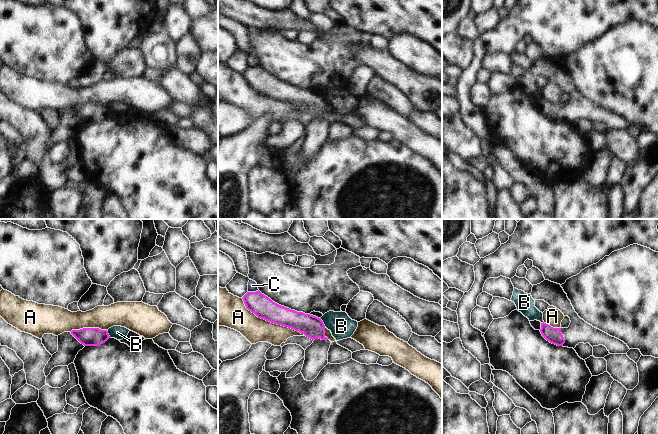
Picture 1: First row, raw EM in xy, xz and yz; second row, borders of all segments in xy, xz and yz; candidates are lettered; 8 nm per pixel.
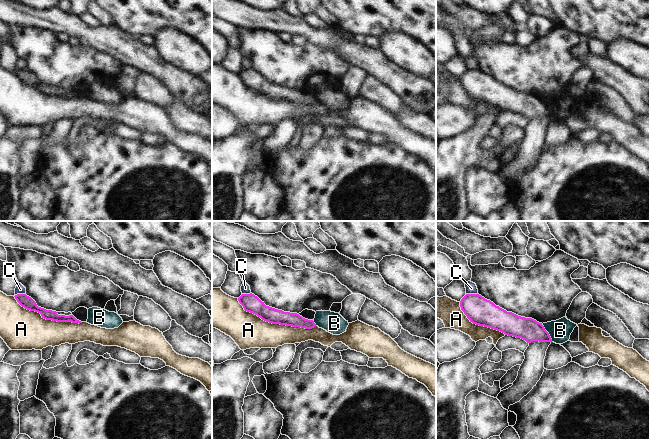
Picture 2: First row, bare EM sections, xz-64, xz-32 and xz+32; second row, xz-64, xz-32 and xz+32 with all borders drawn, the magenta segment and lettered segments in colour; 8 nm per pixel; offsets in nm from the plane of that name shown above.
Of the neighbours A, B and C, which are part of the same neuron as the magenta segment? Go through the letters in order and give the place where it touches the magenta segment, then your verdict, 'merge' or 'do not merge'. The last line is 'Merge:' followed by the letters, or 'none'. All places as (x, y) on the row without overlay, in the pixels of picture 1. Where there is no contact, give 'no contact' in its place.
A: meets magenta in xz at (271, 98); do not merge
B: meets magenta in xz at (322, 98); do not merge
C: meets magenta in xz at (253, 68); do not merge
Merge: none

